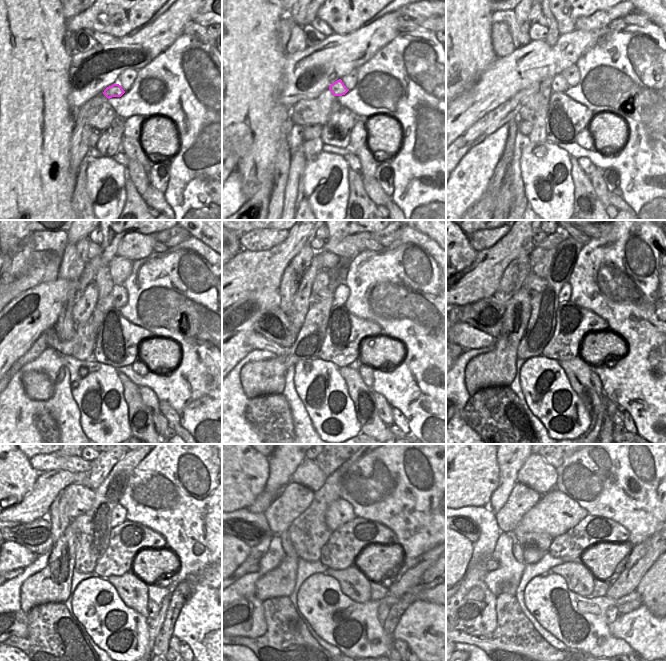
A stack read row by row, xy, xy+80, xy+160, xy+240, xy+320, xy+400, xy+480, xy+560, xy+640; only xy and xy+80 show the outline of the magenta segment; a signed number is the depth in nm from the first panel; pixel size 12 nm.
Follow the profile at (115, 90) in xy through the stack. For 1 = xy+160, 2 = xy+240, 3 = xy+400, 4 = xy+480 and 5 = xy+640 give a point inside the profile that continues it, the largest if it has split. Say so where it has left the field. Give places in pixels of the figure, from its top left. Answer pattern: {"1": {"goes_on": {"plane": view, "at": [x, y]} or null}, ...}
{"1": {"goes_on": {"plane": "xy+160", "at": [559, 84]}}, "2": {"goes_on": {"plane": "xy+240", "at": [103, 305]}}, "3": {"goes_on": {"plane": "xy+400", "at": [533, 283]}}, "4": {"goes_on": {"plane": "xy+480", "at": [80, 498]}}, "5": {"goes_on": {"plane": "xy+640", "at": [522, 498]}}}

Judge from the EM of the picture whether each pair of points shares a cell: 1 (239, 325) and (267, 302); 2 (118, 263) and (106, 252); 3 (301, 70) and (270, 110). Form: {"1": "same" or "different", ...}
{"1": "same", "2": "different", "3": "different"}

